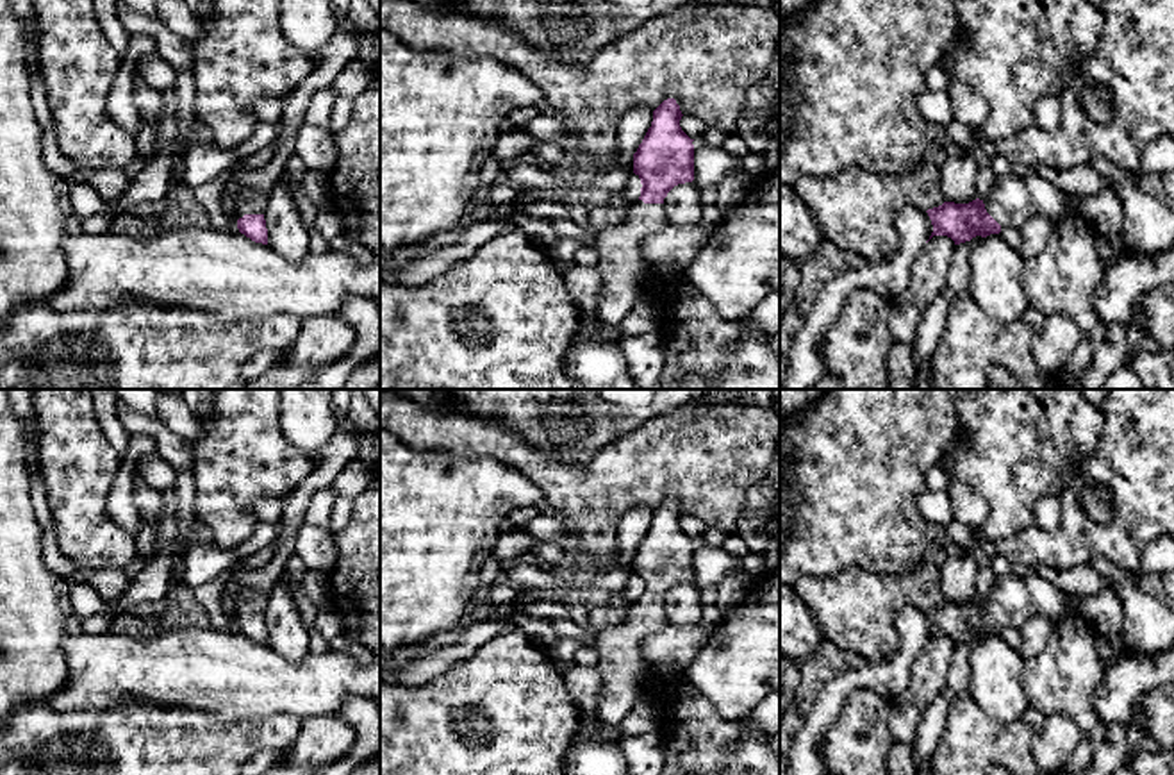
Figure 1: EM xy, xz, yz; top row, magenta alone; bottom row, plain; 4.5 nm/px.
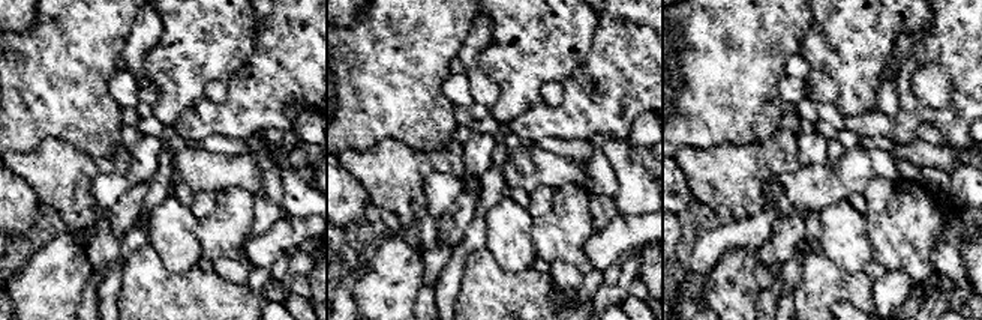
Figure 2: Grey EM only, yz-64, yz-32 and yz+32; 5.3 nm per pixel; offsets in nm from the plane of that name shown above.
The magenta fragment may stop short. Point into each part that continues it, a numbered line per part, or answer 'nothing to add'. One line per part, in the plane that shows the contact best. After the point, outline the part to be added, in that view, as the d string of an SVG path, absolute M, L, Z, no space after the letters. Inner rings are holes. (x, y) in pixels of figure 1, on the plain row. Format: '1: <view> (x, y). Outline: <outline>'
1: xy (248, 602). Outline: M243 589L236 600L237 620L244 614L264 614L268 596L252 589Z

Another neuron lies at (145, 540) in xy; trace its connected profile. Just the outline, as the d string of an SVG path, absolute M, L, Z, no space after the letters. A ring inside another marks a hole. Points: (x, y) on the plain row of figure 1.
M145 523L134 532L136 552L148 562L155 557L155 534Z

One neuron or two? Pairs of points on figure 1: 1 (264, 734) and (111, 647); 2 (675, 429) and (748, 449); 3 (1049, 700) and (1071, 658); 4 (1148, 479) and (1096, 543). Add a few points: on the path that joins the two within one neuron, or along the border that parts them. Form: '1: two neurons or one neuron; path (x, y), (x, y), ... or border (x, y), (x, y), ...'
1: two neurons; border (198, 709), (229, 720), (261, 720), (281, 715)
2: one neuron; path (693, 447), (730, 449)
3: one neuron; path (1053, 690), (1071, 668)
4: one neuron; path (1148, 495), (1112, 531)

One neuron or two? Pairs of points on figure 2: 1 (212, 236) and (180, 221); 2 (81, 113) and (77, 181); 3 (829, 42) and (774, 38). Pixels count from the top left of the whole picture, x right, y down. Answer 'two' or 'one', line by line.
1: two
2: two
3: two

